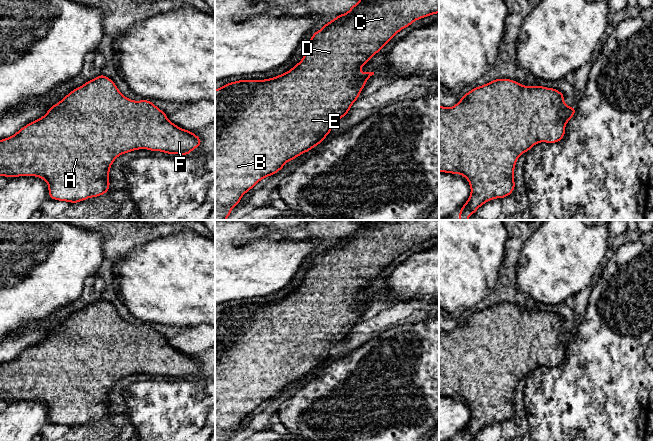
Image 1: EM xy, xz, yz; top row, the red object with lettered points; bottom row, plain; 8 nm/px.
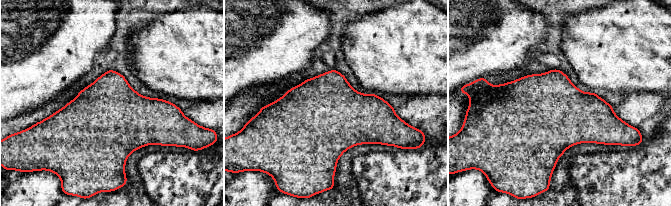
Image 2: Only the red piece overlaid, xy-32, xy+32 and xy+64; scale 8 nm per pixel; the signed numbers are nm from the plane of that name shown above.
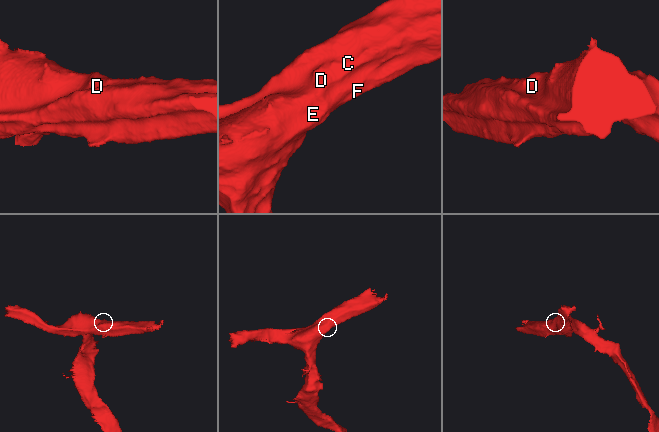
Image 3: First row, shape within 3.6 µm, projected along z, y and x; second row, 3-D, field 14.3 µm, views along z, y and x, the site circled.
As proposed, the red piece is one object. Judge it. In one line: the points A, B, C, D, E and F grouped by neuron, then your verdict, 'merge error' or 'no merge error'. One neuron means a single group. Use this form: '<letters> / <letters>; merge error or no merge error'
A B C D E F; no merge error

